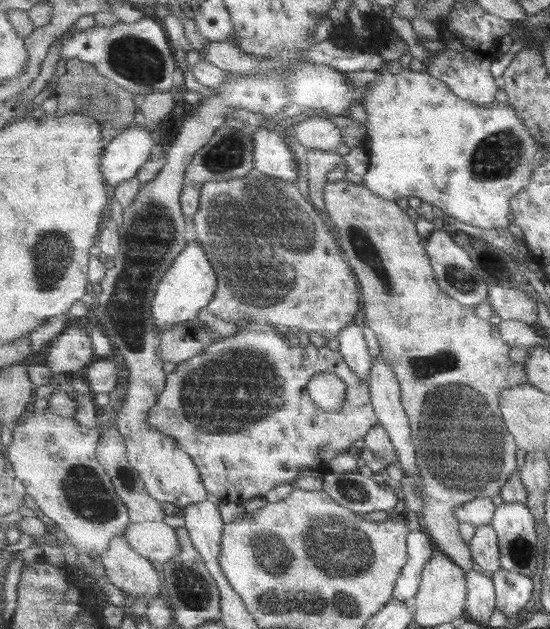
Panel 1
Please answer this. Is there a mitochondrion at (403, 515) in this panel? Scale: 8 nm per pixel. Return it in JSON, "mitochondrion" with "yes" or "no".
{"mitochondrion":"no"}

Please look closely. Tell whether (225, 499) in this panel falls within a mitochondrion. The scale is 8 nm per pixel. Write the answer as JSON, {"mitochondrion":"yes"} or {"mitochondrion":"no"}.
{"mitochondrion":"no"}

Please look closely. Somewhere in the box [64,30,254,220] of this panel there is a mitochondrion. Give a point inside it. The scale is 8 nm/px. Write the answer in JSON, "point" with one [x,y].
{"point":[141,62]}

